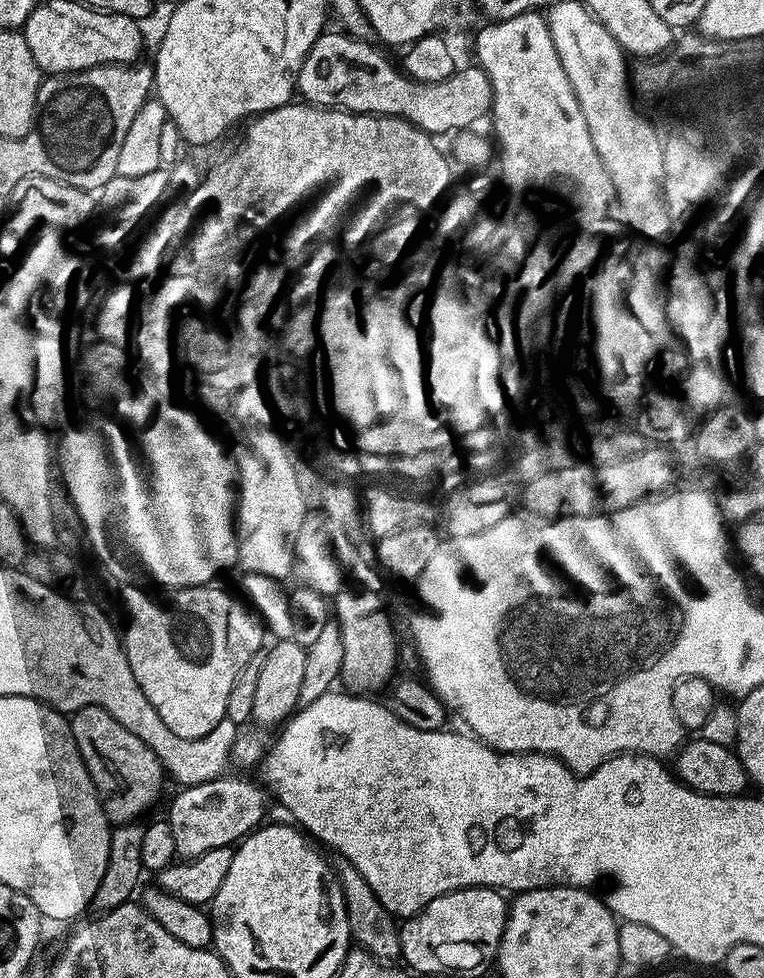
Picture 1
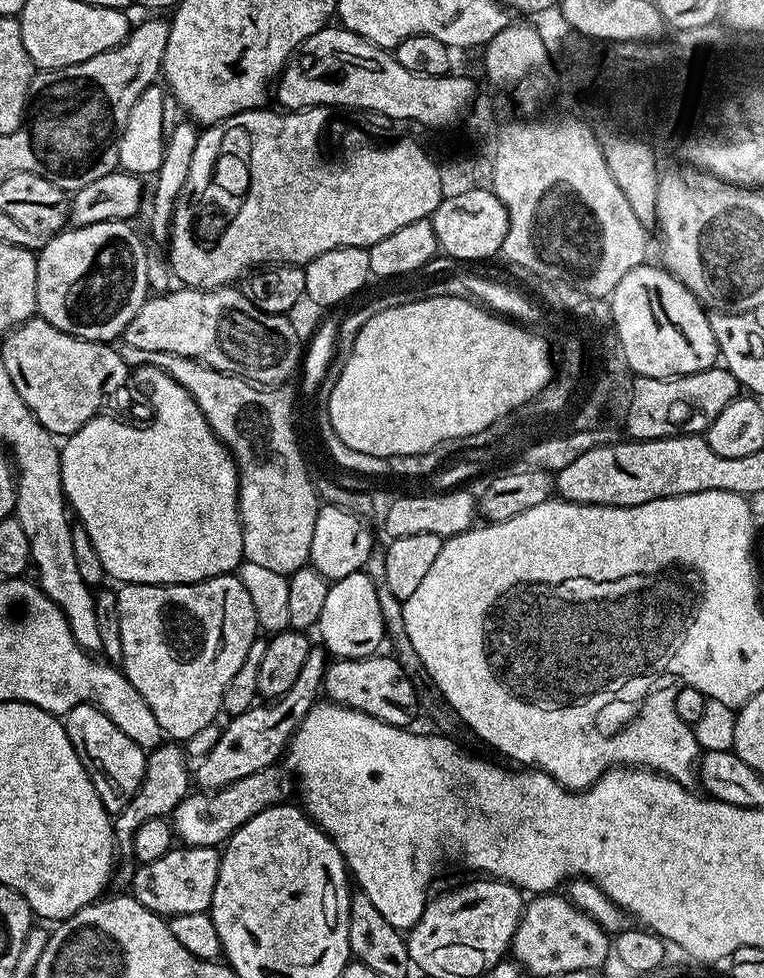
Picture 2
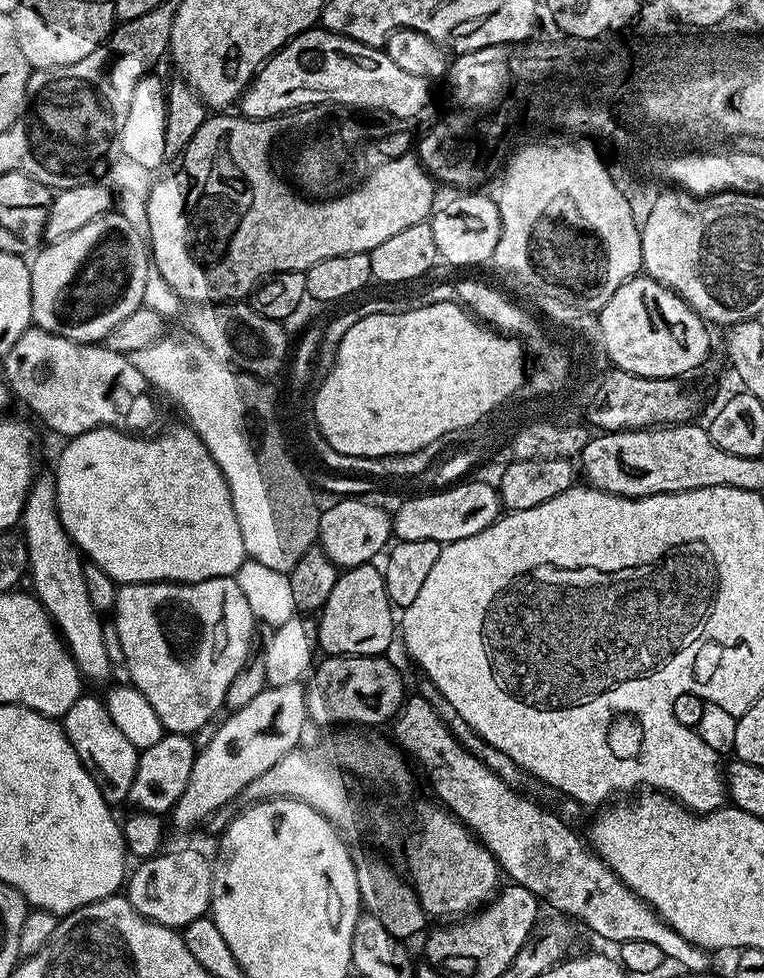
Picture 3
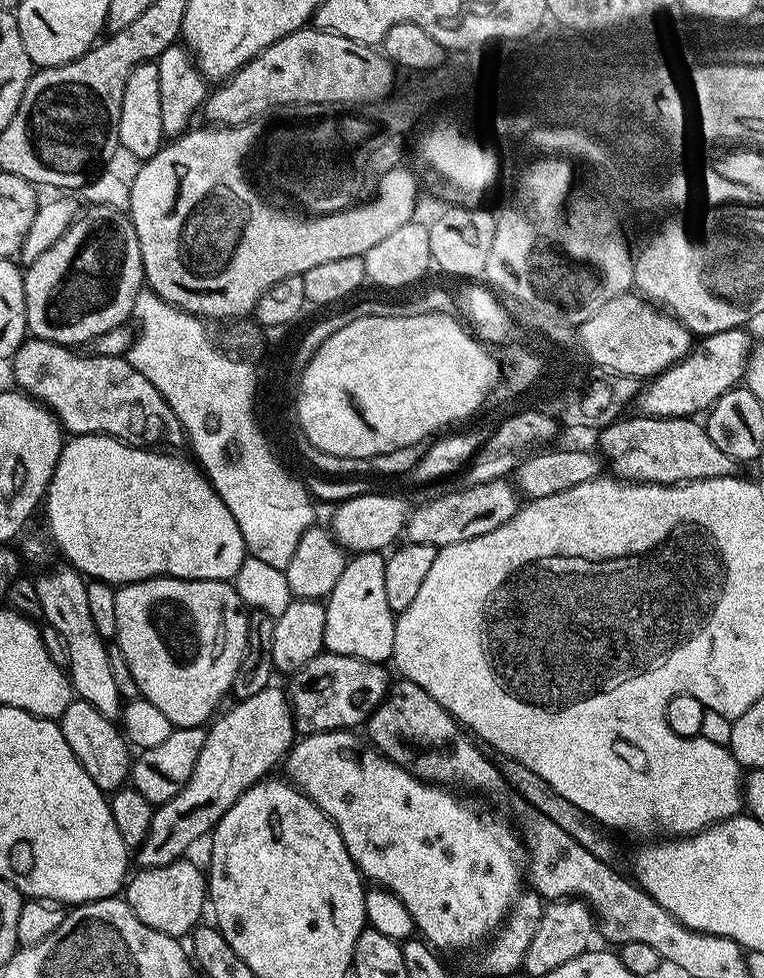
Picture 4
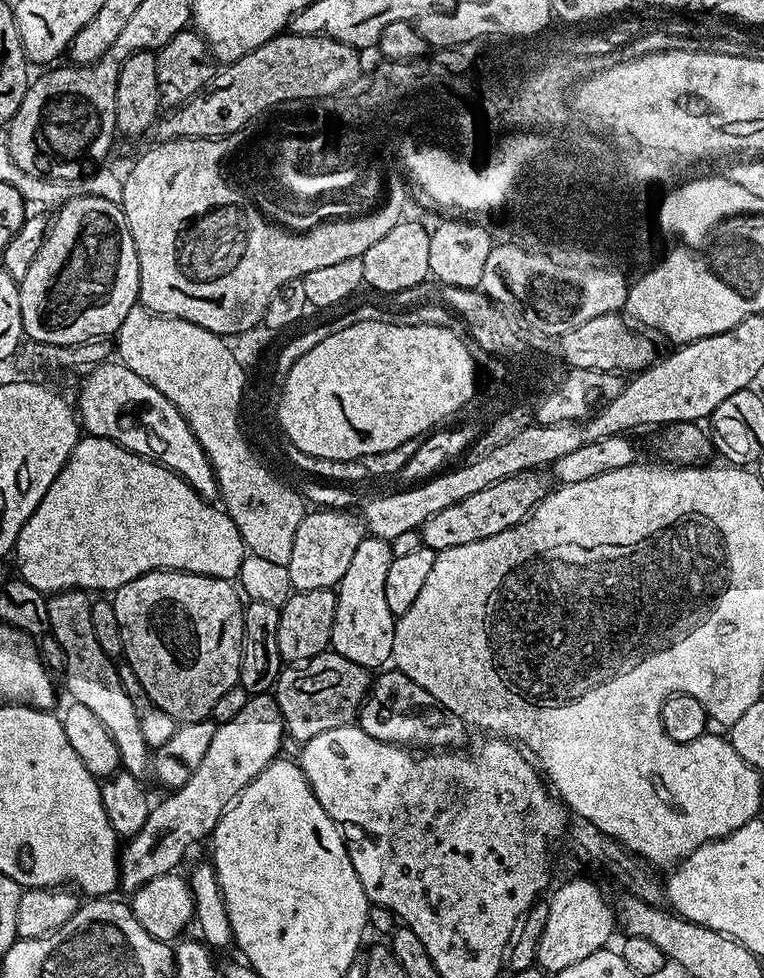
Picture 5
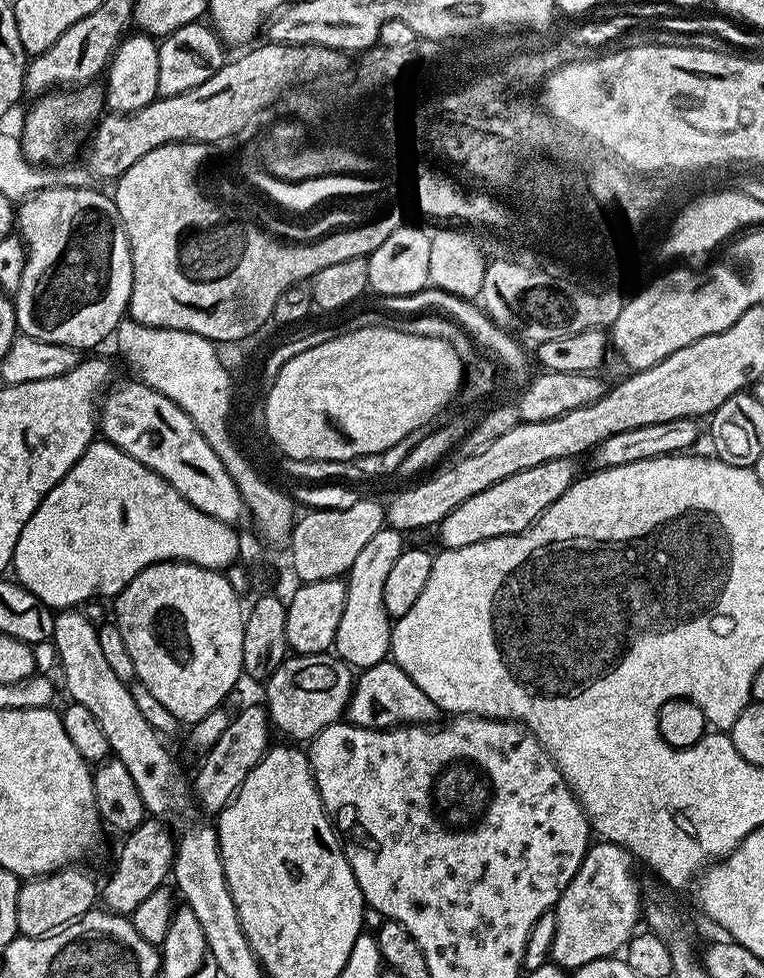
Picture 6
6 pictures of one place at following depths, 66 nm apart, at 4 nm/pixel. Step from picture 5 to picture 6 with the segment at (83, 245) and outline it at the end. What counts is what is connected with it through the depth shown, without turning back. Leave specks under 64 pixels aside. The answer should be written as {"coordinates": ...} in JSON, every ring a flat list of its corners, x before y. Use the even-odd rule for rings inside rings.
{"coordinates":[[92,186,42,189,25,199,15,213,15,227,28,249,22,282,14,294,16,326,25,336,85,350,109,339,125,319,132,289,132,251,113,197,95,190]]}

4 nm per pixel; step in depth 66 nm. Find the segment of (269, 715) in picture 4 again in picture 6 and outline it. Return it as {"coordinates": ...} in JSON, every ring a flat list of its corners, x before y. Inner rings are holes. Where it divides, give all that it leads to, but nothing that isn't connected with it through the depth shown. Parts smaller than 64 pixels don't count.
{"coordinates":[[259,703,257,704,235,713,230,726,226,726,226,731,222,733,222,738,218,738,218,742,214,742,214,746,203,753,204,761,196,772,196,780,194,776,194,796,198,804,212,814,219,814,232,801,242,782,246,782,246,774,250,774,250,770,258,766,258,762,270,747,268,714],[145,818,133,832,127,833,123,837,124,840,120,844,120,853,116,856,116,865,112,868,112,873,108,876,108,881,102,884,102,904,103,907,110,912,116,912,119,916,131,917,134,910,138,910,138,906,142,906,142,902,146,902,146,898,150,898,150,894,154,894,169,879,172,871,172,860,176,857,176,840,172,832,167,828,167,823,161,822,156,818]]}

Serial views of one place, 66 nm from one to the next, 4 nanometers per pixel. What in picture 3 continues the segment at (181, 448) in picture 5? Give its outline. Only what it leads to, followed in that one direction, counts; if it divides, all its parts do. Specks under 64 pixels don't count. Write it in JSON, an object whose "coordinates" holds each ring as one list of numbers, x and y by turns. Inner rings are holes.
{"coordinates":[[33,326,27,328,14,346,10,346,2,358,2,364,2,376,8,381,13,397,21,400,50,431,57,432,63,438,81,436,95,428,118,428,129,434,148,434,156,424,157,397,150,391,146,378,134,370,125,353,105,348,103,343,82,344,79,340,62,338]]}

